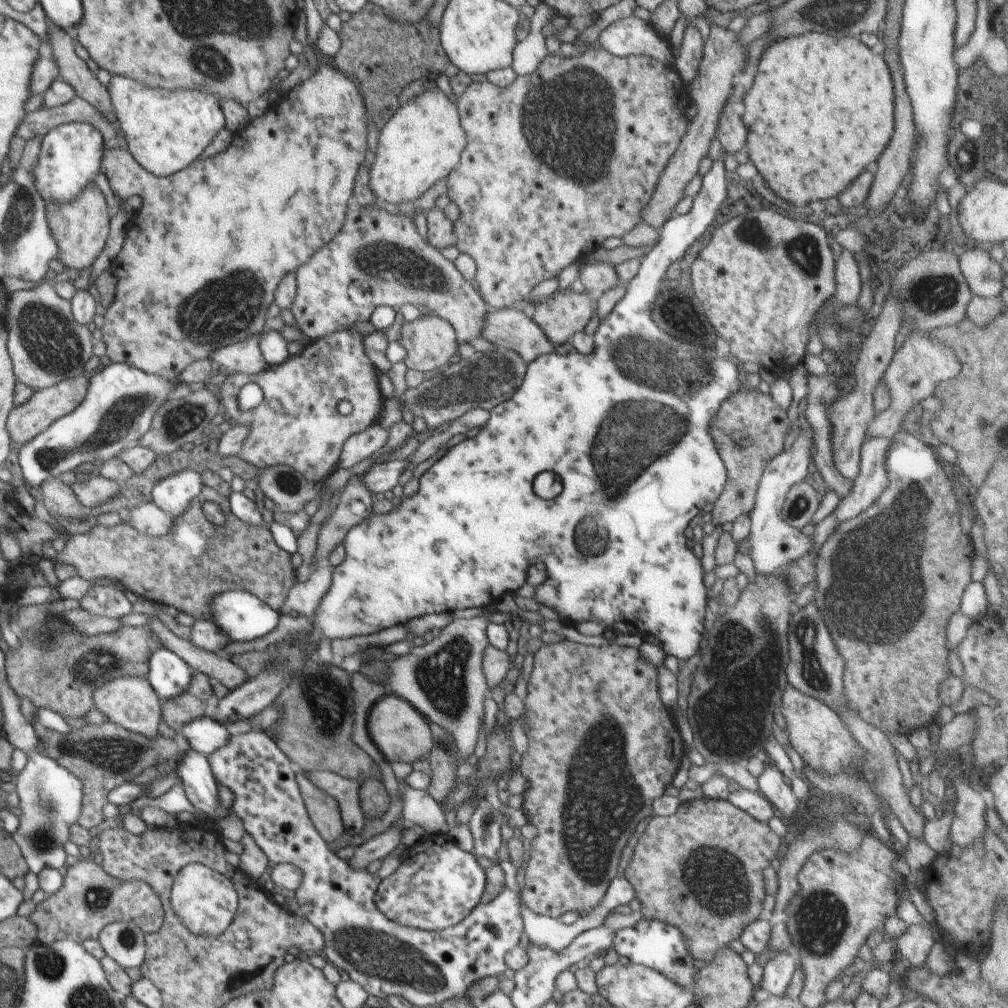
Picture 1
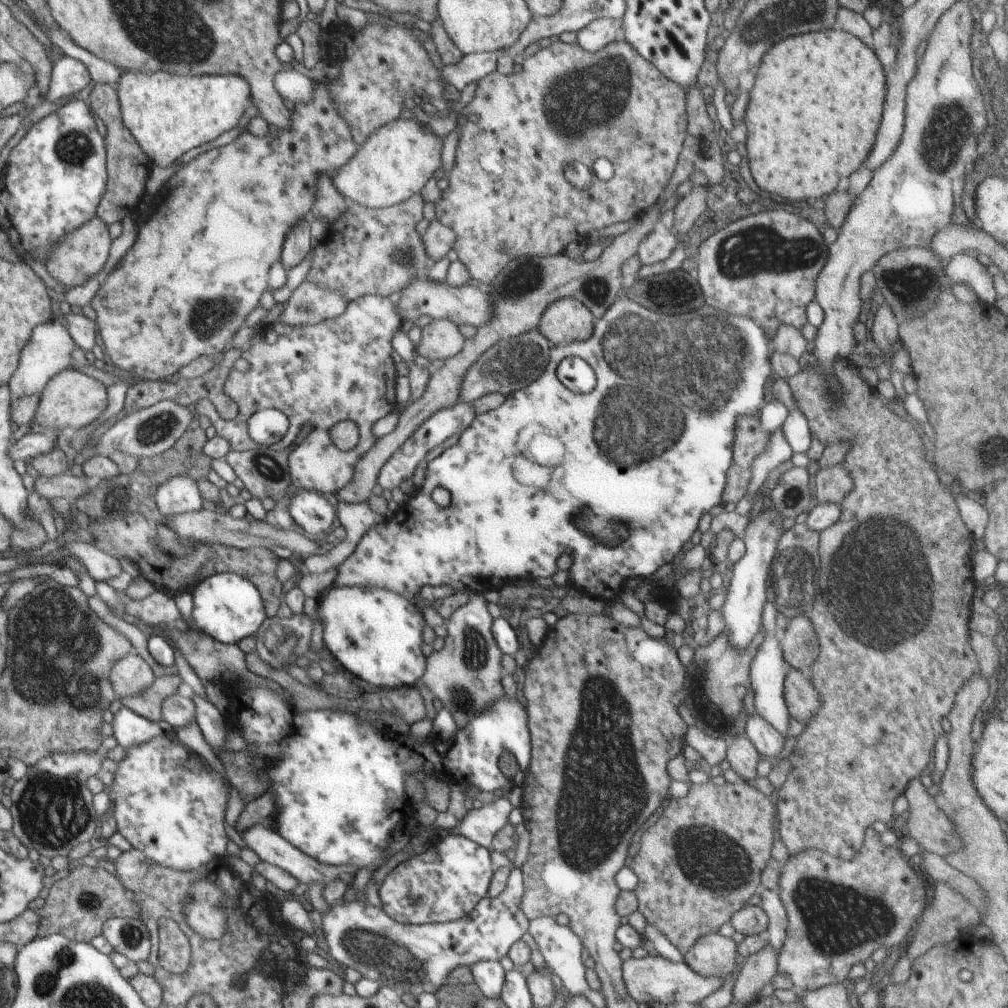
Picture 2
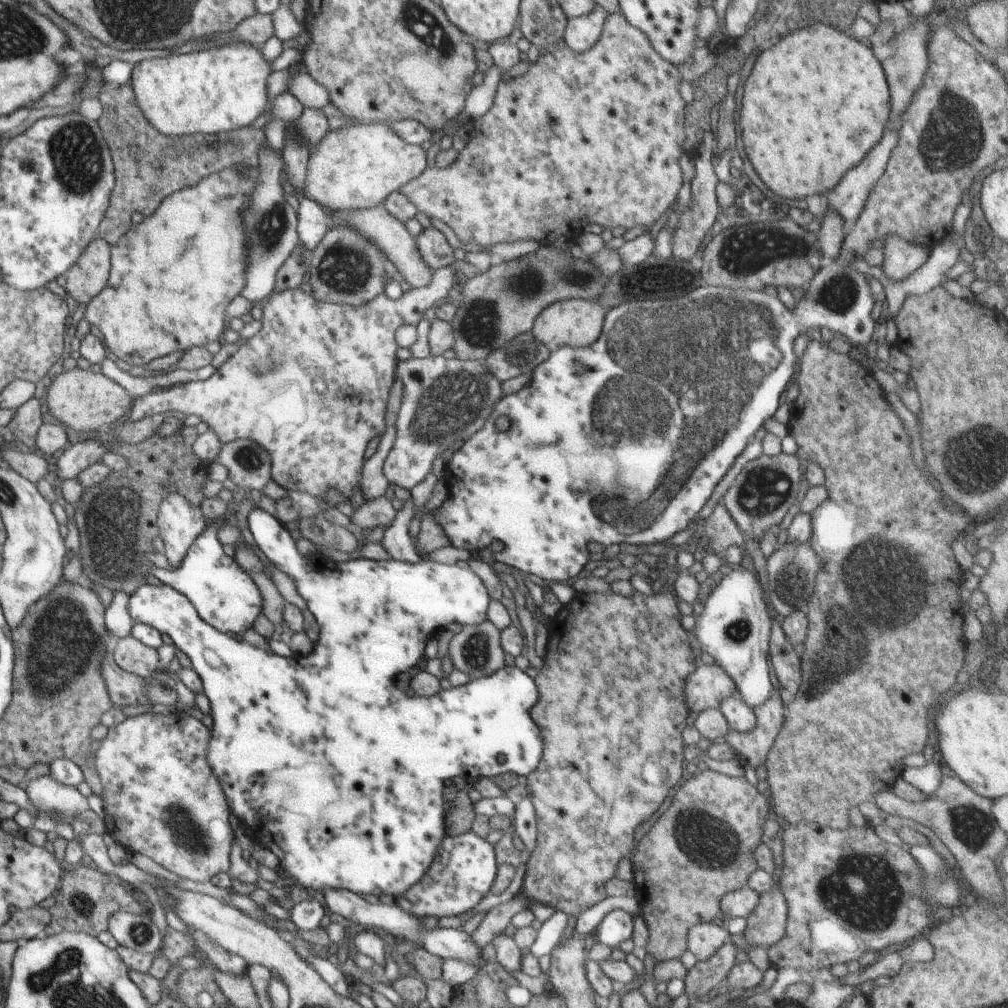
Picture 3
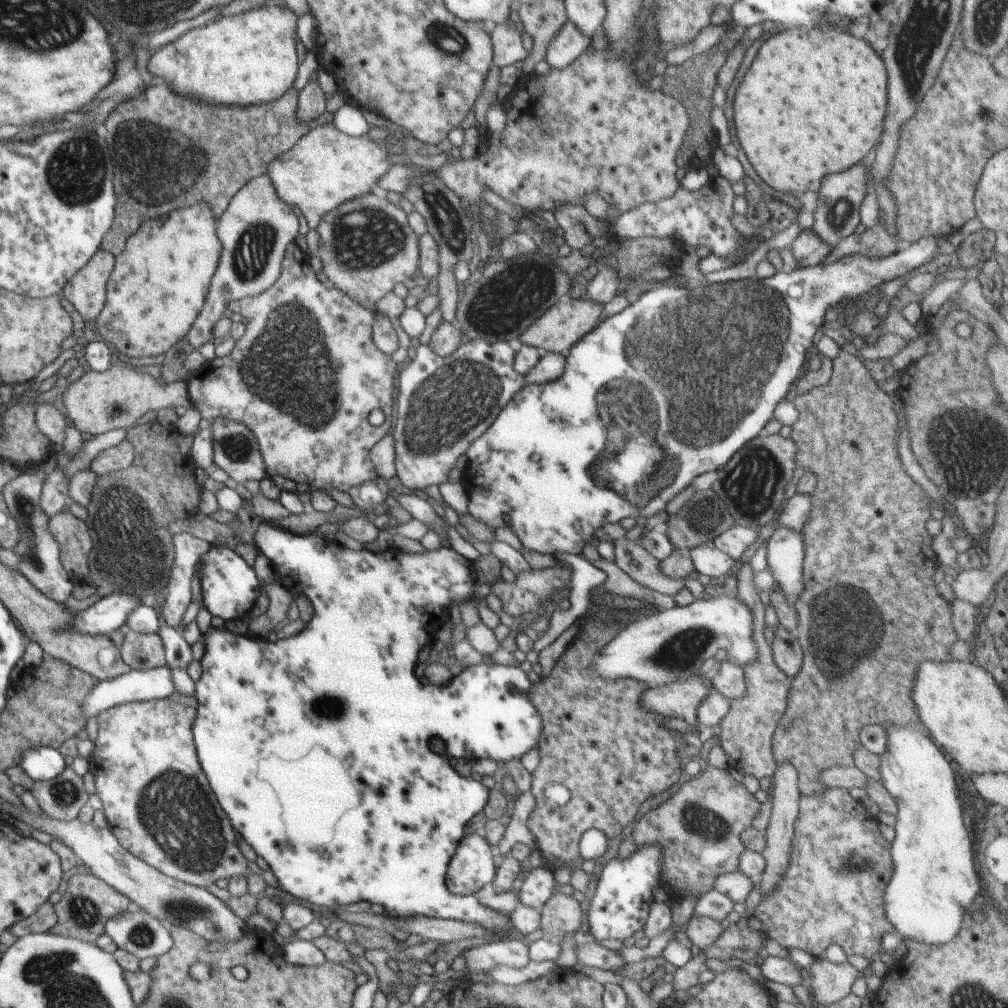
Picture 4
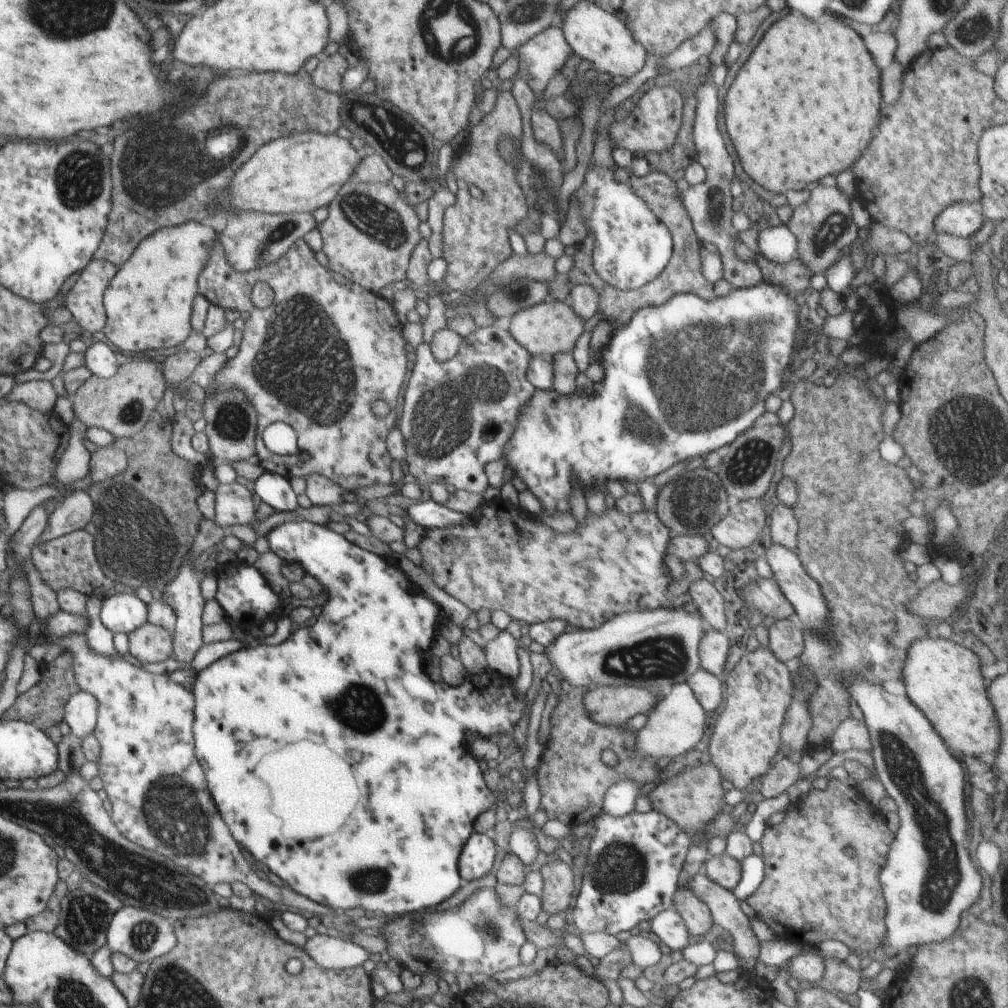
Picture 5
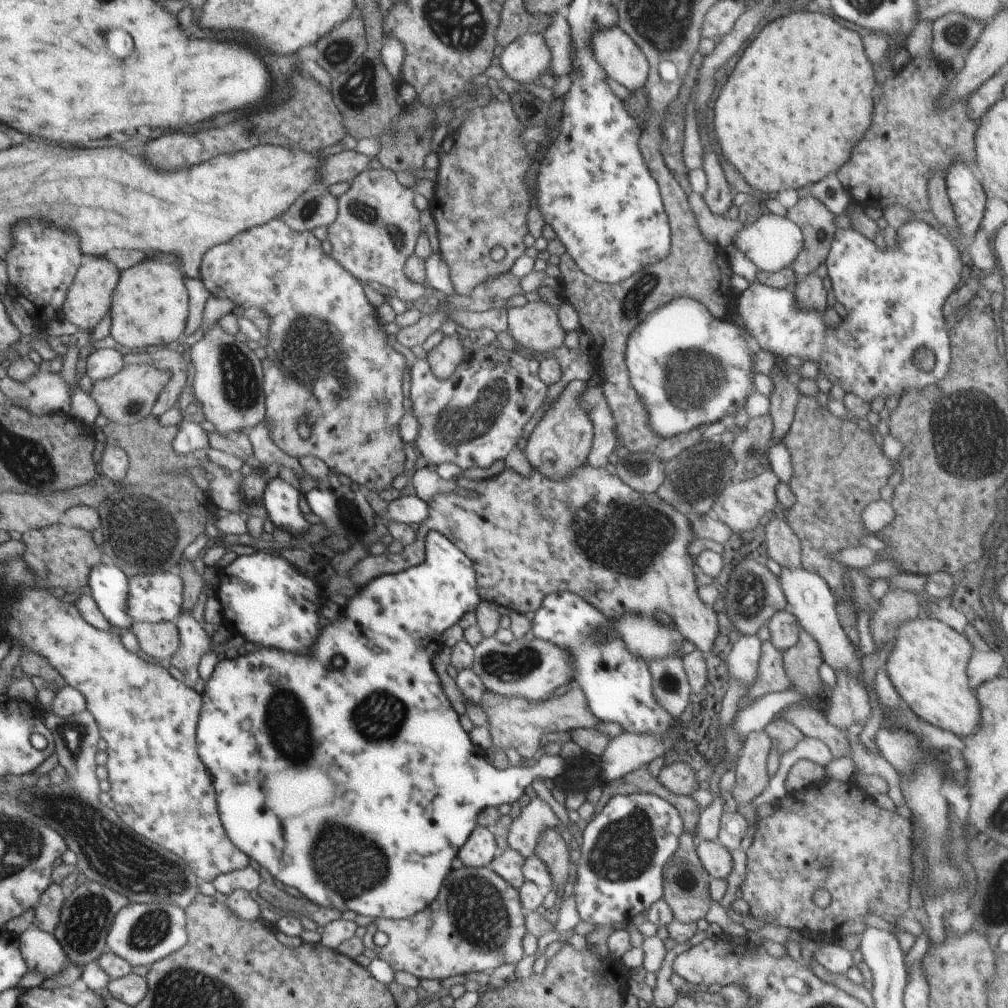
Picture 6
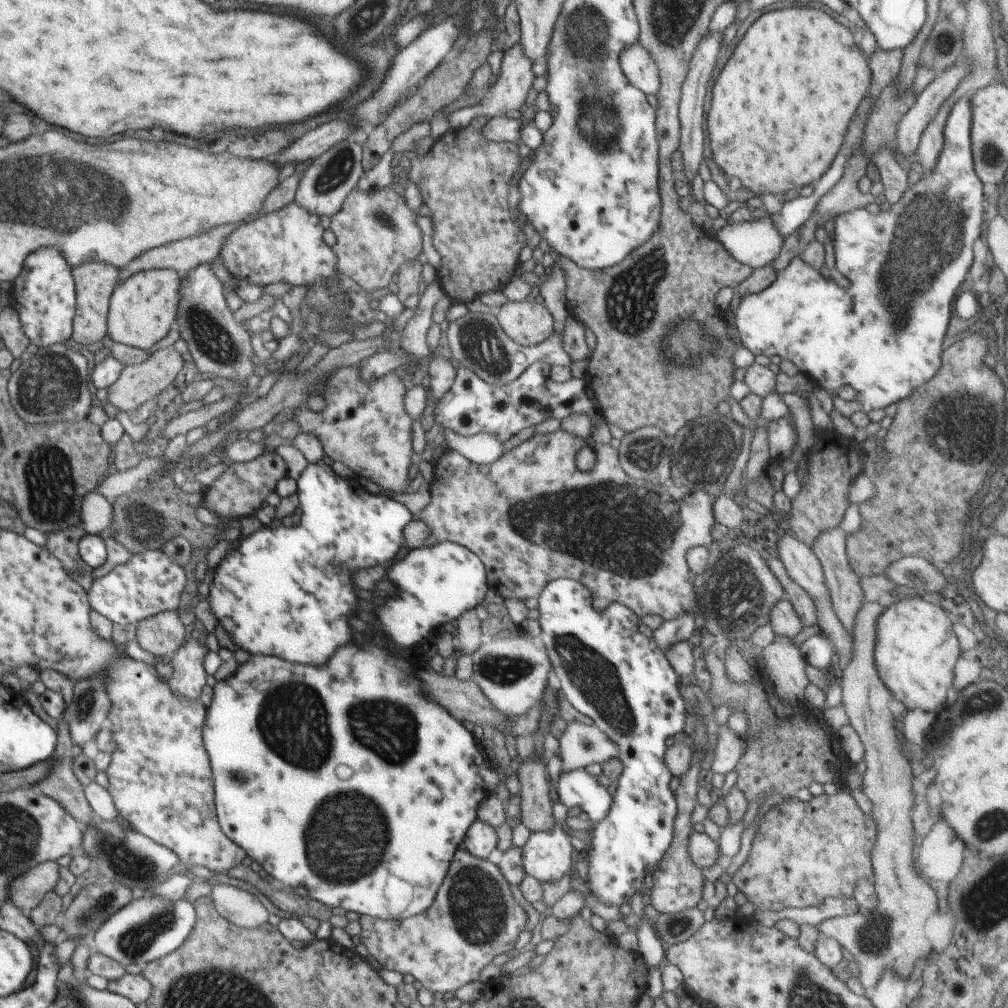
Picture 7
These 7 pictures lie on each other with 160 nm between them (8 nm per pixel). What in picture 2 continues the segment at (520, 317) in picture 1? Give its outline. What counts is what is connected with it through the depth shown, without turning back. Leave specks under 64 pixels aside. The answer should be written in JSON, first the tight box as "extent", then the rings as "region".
{"extent":[399,273,493,327],"region":[[[423,273],[413,283],[400,292],[399,317],[405,326],[416,323],[422,314],[428,314],[433,319],[448,319],[457,325],[472,324],[483,327],[493,316],[493,304],[489,303],[491,296],[478,286],[465,284],[464,286],[450,286],[448,284],[431,284],[427,282],[427,273]]]}

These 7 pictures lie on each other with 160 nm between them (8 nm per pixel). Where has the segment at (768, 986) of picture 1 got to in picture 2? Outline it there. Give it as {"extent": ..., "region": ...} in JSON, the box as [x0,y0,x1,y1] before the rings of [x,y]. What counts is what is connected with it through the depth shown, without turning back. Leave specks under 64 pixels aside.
{"extent":[760,889,787,956],"region":[[[762,889],[760,896],[762,898],[760,906],[764,909],[769,920],[769,925],[766,930],[768,939],[773,950],[780,956],[783,943],[787,937],[787,914],[777,891]]]}

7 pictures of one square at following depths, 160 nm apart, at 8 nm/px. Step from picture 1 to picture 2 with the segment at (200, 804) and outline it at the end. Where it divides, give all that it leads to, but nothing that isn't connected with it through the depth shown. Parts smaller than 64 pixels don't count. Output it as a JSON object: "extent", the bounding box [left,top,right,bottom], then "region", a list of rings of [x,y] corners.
{"extent":[230,824,357,888],"region":[[[254,824],[253,826],[247,827],[242,832],[241,836],[235,828],[236,826],[232,827],[230,831],[239,844],[244,844],[248,846],[248,848],[254,850],[262,861],[275,864],[276,866],[282,867],[282,870],[292,873],[292,876],[295,876],[299,882],[304,882],[304,884],[309,884],[311,882],[324,882],[326,888],[326,884],[328,884],[332,878],[348,876],[348,879],[351,881],[356,873],[357,868],[352,864],[345,866],[324,866],[324,864],[320,864],[320,862],[314,862],[310,856],[304,856],[304,852],[298,852],[298,850],[292,848],[286,840],[282,840],[282,838],[280,838],[270,826]]]}

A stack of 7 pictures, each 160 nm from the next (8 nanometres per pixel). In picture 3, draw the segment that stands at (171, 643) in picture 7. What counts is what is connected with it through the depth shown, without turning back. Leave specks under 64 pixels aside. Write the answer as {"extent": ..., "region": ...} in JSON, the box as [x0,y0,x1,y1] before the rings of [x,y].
{"extent":[112,634,160,679],"region":[[[132,634],[126,638],[115,639],[112,646],[112,656],[114,662],[122,670],[143,679],[153,674],[160,662],[156,649],[142,644]]]}

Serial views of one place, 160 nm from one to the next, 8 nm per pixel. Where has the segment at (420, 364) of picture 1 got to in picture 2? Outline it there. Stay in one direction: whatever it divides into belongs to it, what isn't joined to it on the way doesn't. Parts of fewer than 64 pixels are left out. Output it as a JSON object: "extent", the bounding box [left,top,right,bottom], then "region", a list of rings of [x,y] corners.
{"extent":[415,319,465,360],"region":[[[433,319],[422,329],[420,343],[415,346],[417,355],[428,360],[446,360],[458,354],[464,346],[465,338],[458,325],[448,319]]]}

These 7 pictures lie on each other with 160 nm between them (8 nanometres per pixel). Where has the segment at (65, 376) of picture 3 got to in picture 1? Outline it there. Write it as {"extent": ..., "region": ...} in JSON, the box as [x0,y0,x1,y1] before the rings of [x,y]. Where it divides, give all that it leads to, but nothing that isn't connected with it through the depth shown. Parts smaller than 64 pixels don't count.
{"extent":[6,374,90,444],"region":[[[82,374],[74,378],[61,380],[58,384],[45,389],[40,389],[20,406],[15,406],[10,411],[6,421],[6,430],[14,444],[29,443],[35,436],[44,432],[55,420],[72,412],[85,399],[89,387],[90,374]]]}

